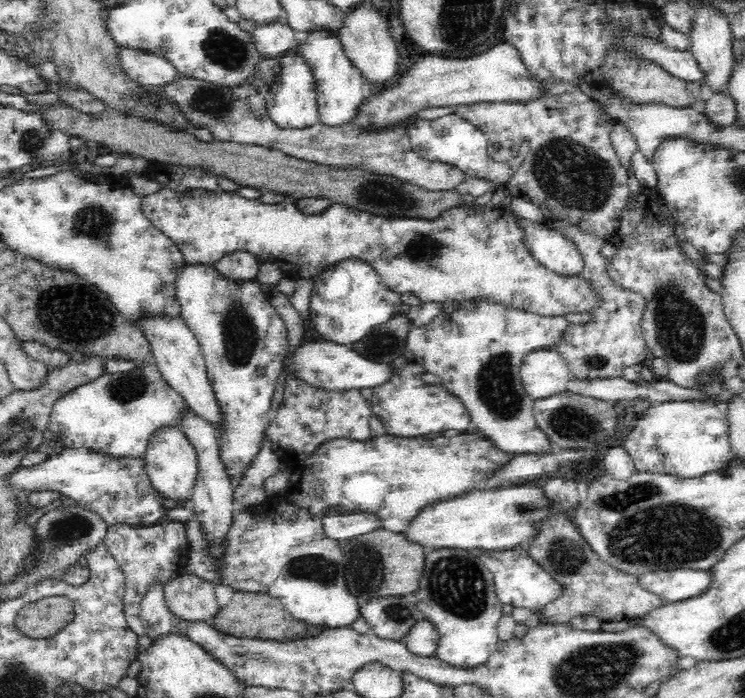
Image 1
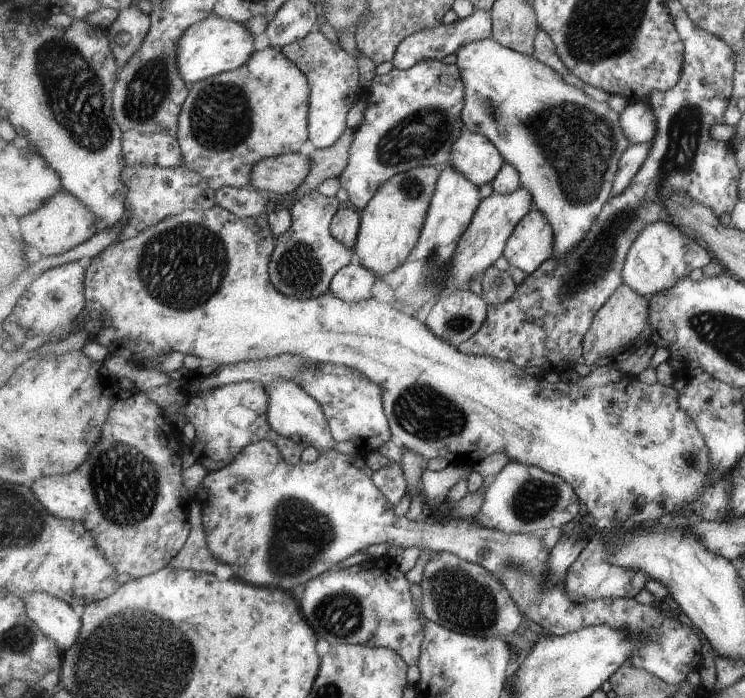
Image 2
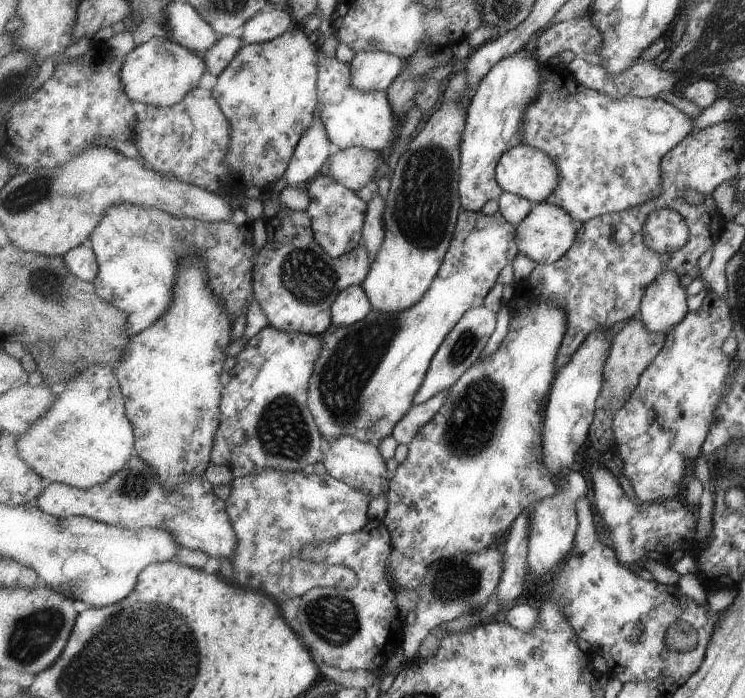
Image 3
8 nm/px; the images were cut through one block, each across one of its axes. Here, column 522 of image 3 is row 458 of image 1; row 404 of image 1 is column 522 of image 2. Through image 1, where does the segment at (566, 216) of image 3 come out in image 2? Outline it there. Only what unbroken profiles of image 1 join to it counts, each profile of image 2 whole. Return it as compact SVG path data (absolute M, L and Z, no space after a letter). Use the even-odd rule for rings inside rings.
M533 208L517 225L503 257L511 268L519 268L530 275L554 256L555 244L556 234L549 219L545 213Z

